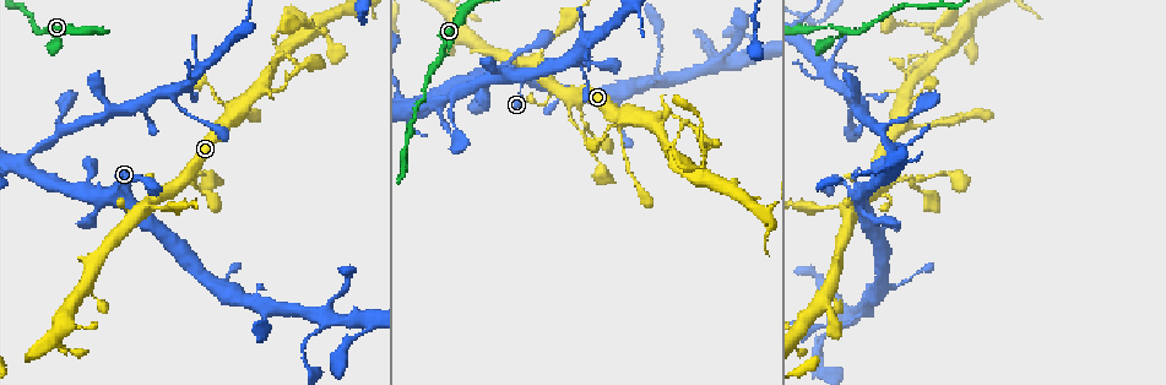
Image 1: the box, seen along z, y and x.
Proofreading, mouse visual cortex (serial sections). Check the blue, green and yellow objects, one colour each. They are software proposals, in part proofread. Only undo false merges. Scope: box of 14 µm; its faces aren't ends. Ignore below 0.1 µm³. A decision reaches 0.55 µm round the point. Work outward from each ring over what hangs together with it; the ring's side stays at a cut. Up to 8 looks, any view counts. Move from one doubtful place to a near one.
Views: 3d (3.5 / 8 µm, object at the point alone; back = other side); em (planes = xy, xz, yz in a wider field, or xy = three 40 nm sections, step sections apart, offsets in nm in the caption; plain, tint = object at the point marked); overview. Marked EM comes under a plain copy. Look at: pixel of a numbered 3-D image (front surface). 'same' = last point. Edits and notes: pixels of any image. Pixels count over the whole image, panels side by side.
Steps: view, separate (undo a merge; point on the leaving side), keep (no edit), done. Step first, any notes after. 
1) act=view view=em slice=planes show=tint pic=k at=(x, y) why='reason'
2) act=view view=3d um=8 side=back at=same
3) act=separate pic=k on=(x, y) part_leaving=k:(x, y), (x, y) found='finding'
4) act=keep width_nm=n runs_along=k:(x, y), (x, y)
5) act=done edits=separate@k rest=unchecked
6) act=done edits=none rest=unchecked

act=view view=3d um=3.5 pic=1 at=(912, 179) why='three arms meet'

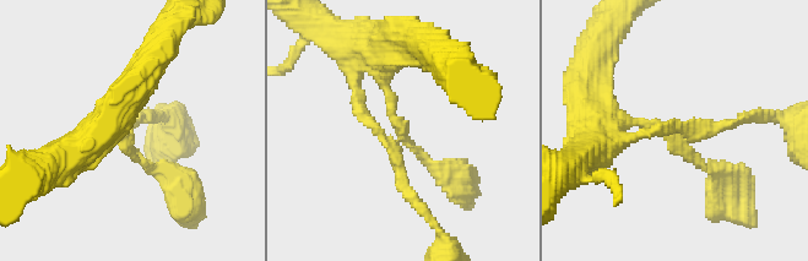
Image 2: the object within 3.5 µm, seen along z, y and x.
act=view view=em slice=xy step=5 show=tint pic=2 at=(398, 133) arms=3 arm_widths_nm=150,150,200 why='now the EM'

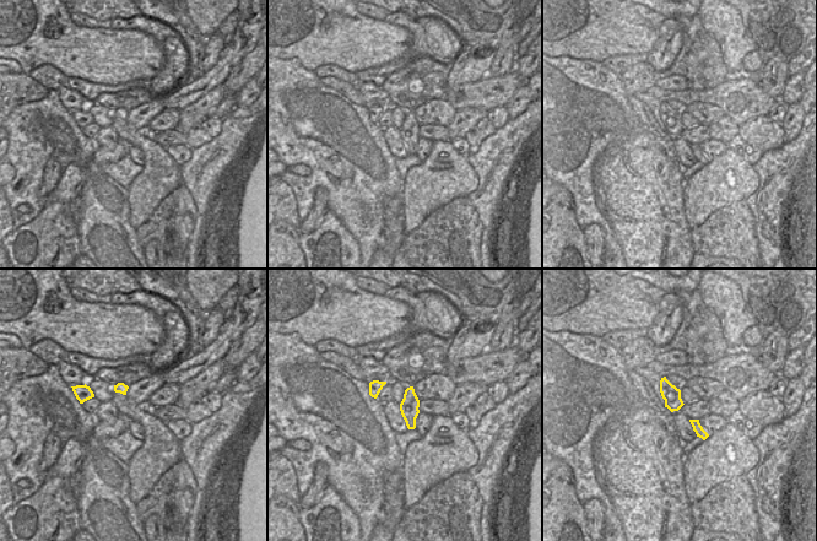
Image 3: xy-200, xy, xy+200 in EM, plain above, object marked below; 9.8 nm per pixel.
act=keep runs_along=2:(384, 59), (395, 159), (415, 200) found='one cell here'

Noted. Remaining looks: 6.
act=view view=3d um=3.5 pic=1 at=(718, 61) why='four arms meet'

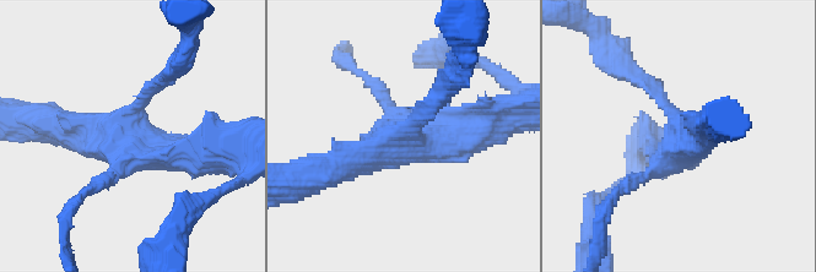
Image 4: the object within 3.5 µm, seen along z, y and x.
act=view view=em slice=xy step=2 show=tint pic=4 at=(405, 135) arms=4 arm_widths_nm=150,200,450,450 why='now the EM'

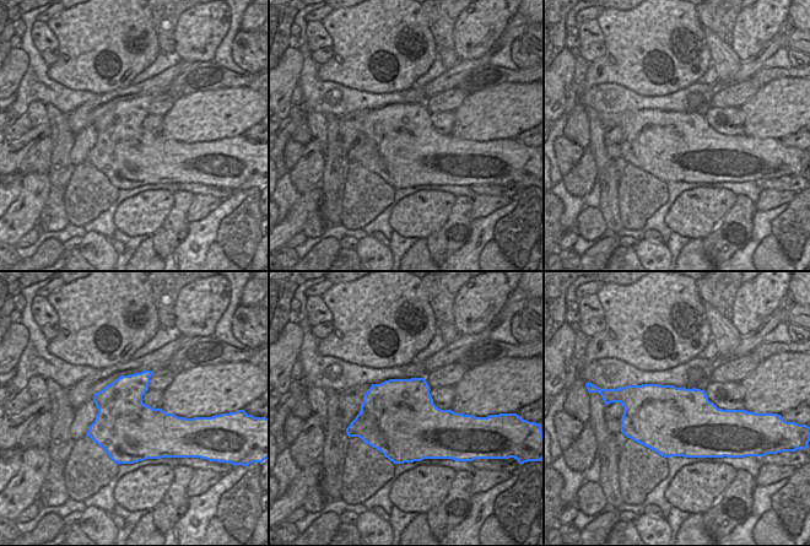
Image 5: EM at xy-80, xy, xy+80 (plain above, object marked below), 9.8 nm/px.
act=keep runs_along=4:(327, 170), (398, 142), (481, 130) found='continuous, no second cell'

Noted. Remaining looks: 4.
act=view view=3d um=3.5 pic=1 at=(440, 57) why='three arms meet'

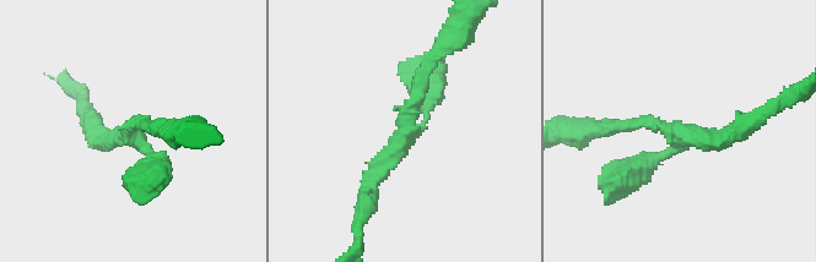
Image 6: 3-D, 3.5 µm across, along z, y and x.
act=view view=em slice=xy step=2 show=tint pic=6 at=(126, 133) why='shape alone is not enough'

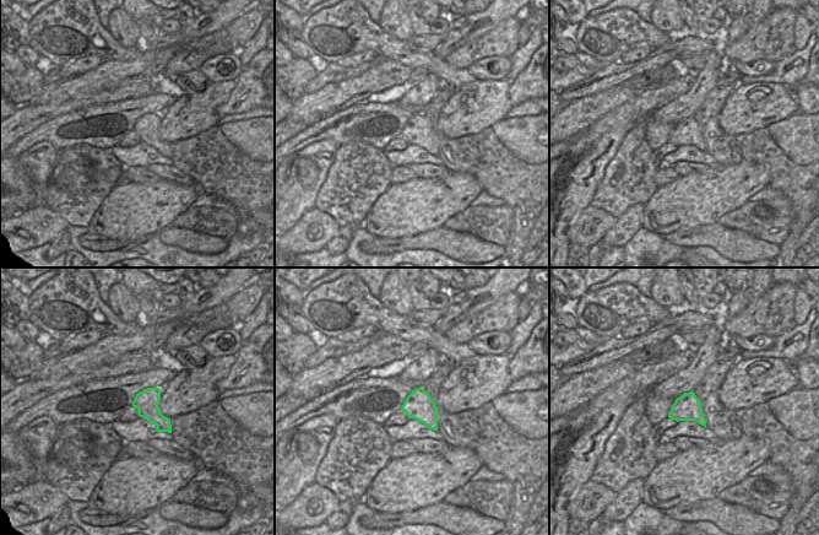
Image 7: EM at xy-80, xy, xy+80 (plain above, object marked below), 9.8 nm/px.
act=keep arm_widths_nm=200,200,300 runs_along=6:(430, 65), (403, 143), (366, 200) found='one cell here'

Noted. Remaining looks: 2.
act=done edits=none rest=unchecked

